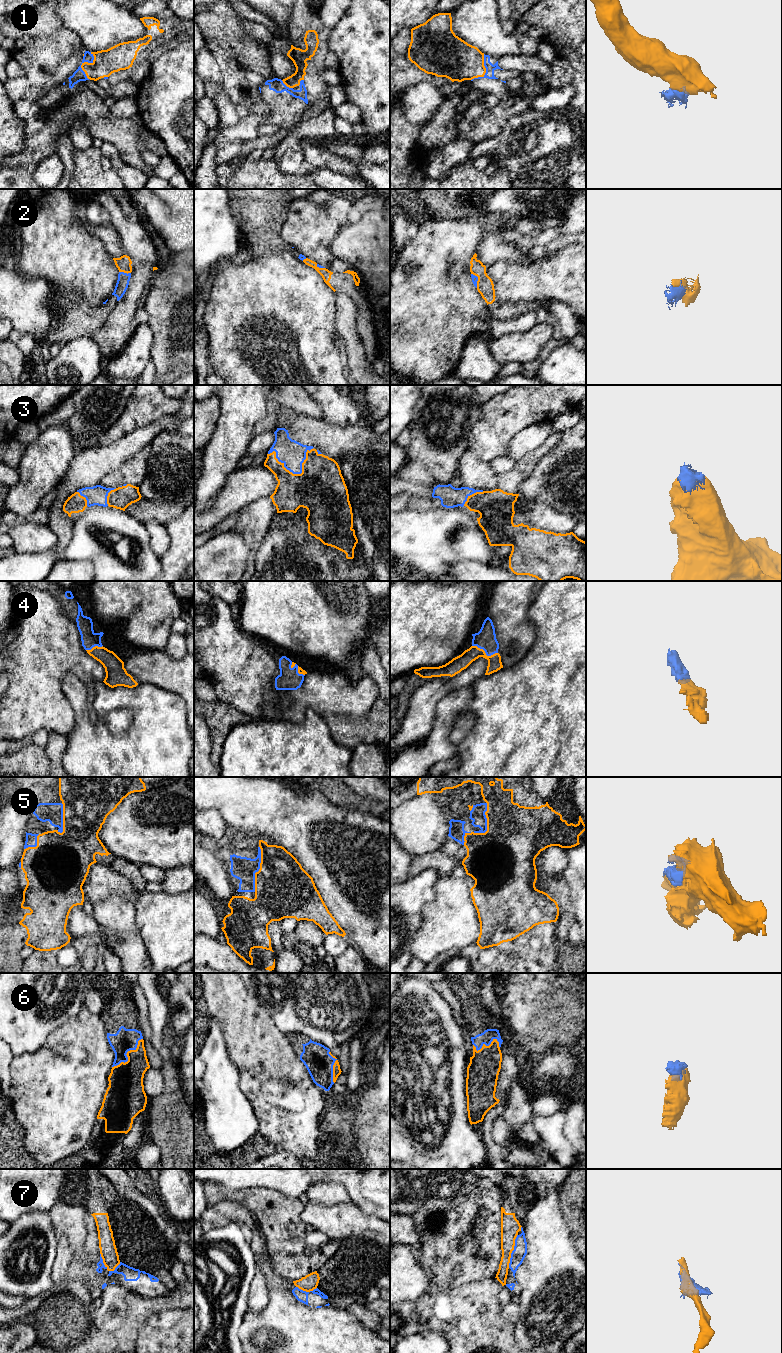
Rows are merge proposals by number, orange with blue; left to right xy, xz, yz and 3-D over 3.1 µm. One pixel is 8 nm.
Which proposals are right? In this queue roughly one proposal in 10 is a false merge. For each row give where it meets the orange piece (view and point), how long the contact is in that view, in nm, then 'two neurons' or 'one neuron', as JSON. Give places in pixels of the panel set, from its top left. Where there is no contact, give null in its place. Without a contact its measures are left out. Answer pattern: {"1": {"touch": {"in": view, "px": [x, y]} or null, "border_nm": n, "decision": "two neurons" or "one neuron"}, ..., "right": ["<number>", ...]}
{"1": {"touch": {"in": "xy", "px": [84, 62]}, "border_nm": 220, "decision": "one neuron"}, "2": {"touch": {"in": "xy", "px": [125, 272]}, "border_nm": 100, "decision": "one neuron"}, "3": {"touch": {"in": "xz", "px": [295, 474]}, "border_nm": 380, "decision": "one neuron"}, "4": {"touch": {"in": "yz", "px": [484, 652]}, "border_nm": 220, "decision": "one neuron"}, "5": {"touch": {"in": "xz", "px": [259, 869]}, "border_nm": 380, "decision": "one neuron"}, "6": {"touch": {"in": "xy", "px": [126, 1054]}, "border_nm": 340, "decision": "one neuron"}, "7": {"touch": {"in": "yz", "px": [512, 1250]}, "border_nm": 280, "decision": "two neurons"}, "right": ["1", "2", "3", "4", "5", "6"]}

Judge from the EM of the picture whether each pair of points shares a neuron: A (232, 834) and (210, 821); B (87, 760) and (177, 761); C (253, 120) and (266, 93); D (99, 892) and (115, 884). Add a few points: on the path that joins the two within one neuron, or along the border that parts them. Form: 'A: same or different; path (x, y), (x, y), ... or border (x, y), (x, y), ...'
A: different; border (226, 828), (226, 832), (216, 841)
B: same; path (109, 751), (125, 751), (133, 758), (155, 761)
C: different; border (263, 116), (265, 123)
D: same; path (103, 888), (107, 884), (111, 884)

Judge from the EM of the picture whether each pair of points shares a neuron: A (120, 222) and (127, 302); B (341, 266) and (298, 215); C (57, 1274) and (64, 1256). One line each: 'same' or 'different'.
A: same
B: same
C: same

